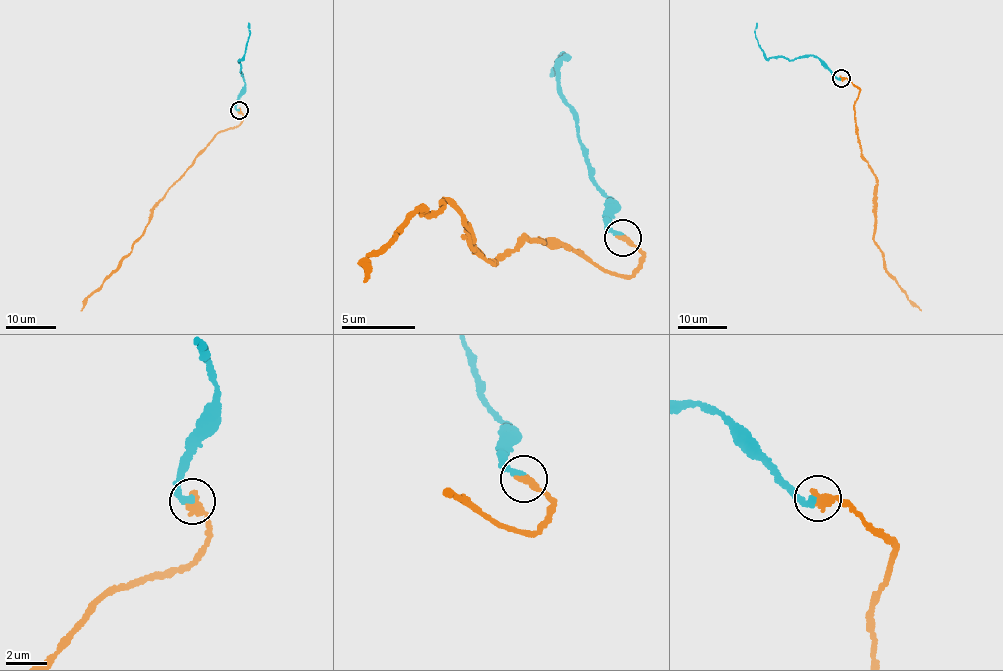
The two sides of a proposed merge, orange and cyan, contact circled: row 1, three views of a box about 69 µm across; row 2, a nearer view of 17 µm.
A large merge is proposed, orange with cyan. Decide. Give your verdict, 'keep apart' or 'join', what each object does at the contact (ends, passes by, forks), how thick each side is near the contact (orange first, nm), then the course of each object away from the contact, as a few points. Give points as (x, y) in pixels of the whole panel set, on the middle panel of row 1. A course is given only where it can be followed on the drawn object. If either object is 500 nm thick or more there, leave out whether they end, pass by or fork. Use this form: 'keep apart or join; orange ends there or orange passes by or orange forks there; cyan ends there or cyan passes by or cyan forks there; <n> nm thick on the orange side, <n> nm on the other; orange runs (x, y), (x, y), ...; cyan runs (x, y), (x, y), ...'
join; 500 nm thick on the orange side, 320 nm on the other; orange runs (621, 237), (643, 254), (628, 275), (556, 238), (488, 261), (450, 197), (367, 254), (363, 281); cyan runs (621, 237), (609, 227), (609, 198), (598, 187), (575, 111), (559, 85), (563, 53), (553, 75)

